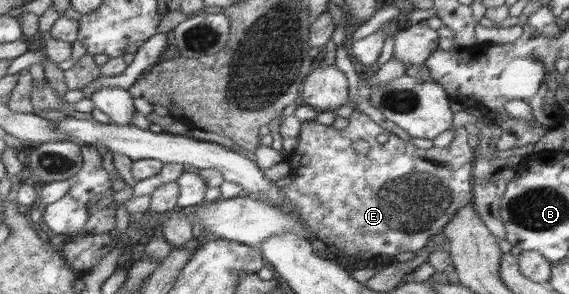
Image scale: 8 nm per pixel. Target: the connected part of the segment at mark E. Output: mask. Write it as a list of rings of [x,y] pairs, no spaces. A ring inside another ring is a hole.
[[[357,108],[348,116],[348,125],[343,129],[335,129],[332,125],[323,125],[316,121],[303,121],[300,126],[299,135],[297,135],[297,147],[290,152],[287,162],[291,168],[291,182],[279,187],[279,193],[285,197],[285,201],[294,208],[300,220],[307,224],[307,228],[317,236],[317,239],[323,240],[334,249],[333,255],[344,256],[348,259],[354,259],[355,262],[366,259],[371,255],[378,255],[380,258],[385,256],[395,256],[401,252],[417,252],[421,250],[430,236],[437,234],[441,228],[455,217],[455,214],[466,206],[467,202],[472,200],[471,170],[473,166],[476,150],[467,145],[467,132],[464,127],[458,127],[454,130],[454,136],[451,142],[442,148],[430,147],[429,149],[419,149],[411,142],[403,141],[391,131],[381,128],[374,121],[371,121],[367,115]],[[353,140],[367,140],[369,149],[367,153],[357,154],[353,150]]]

